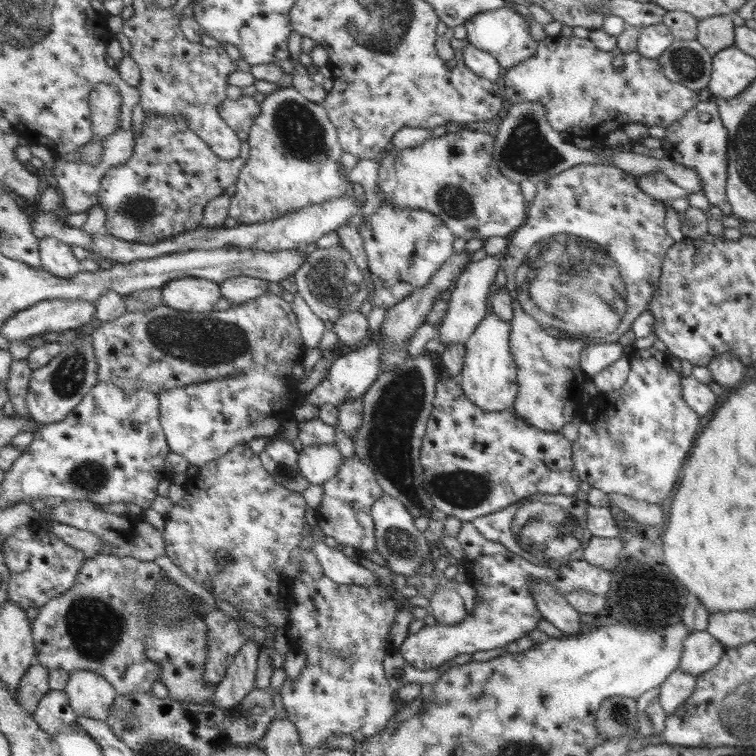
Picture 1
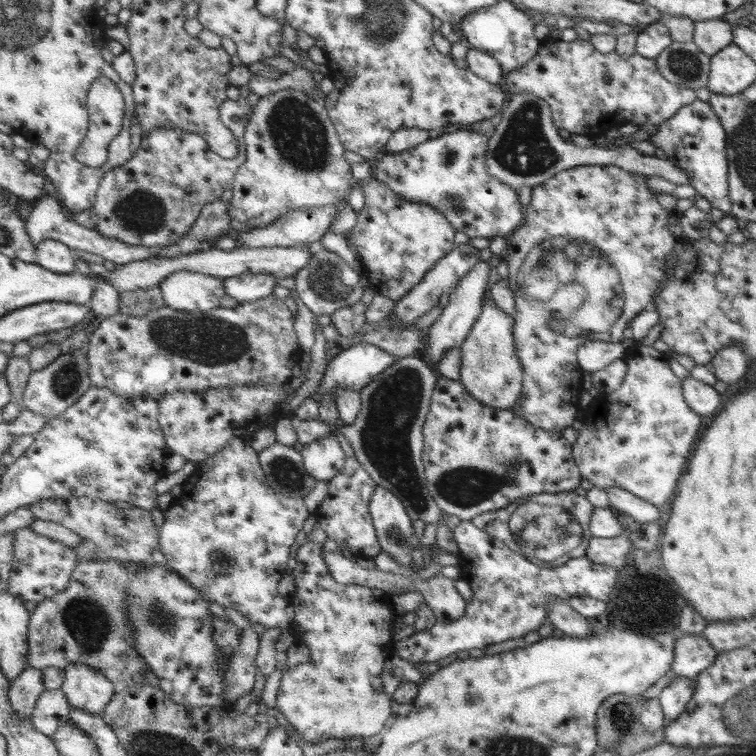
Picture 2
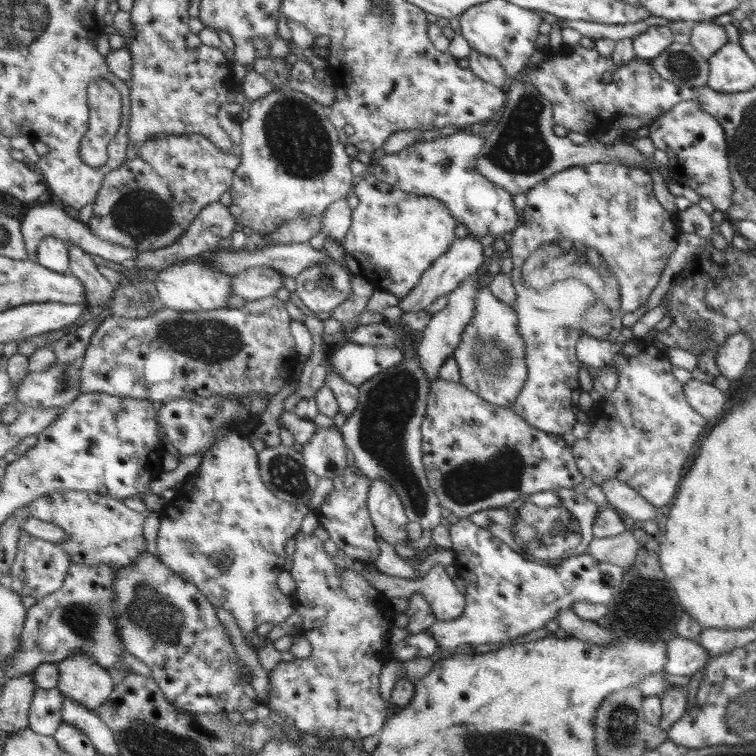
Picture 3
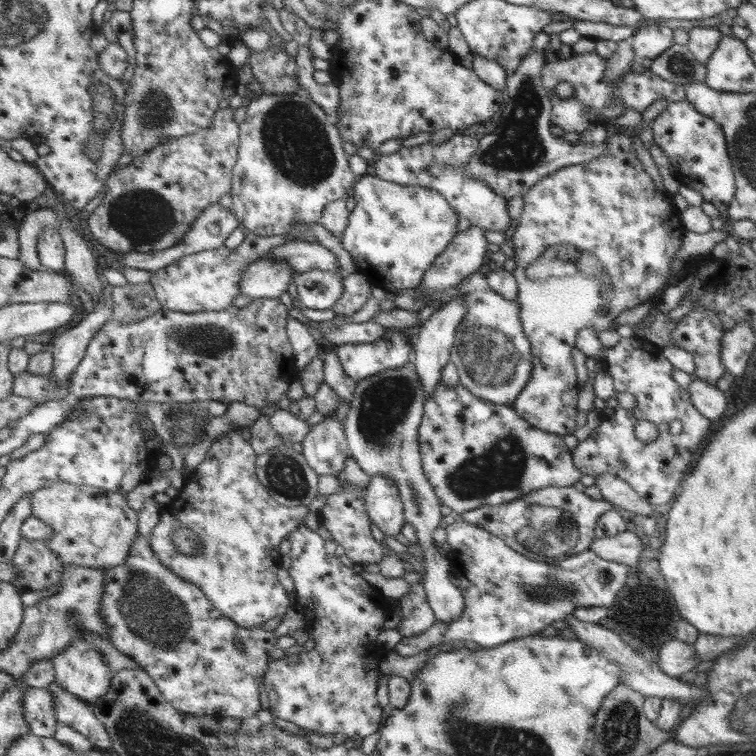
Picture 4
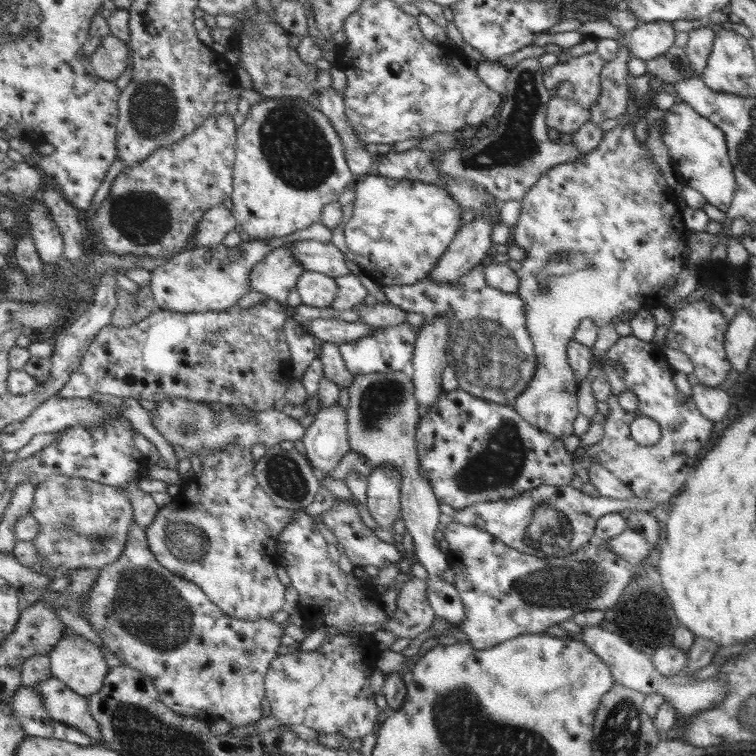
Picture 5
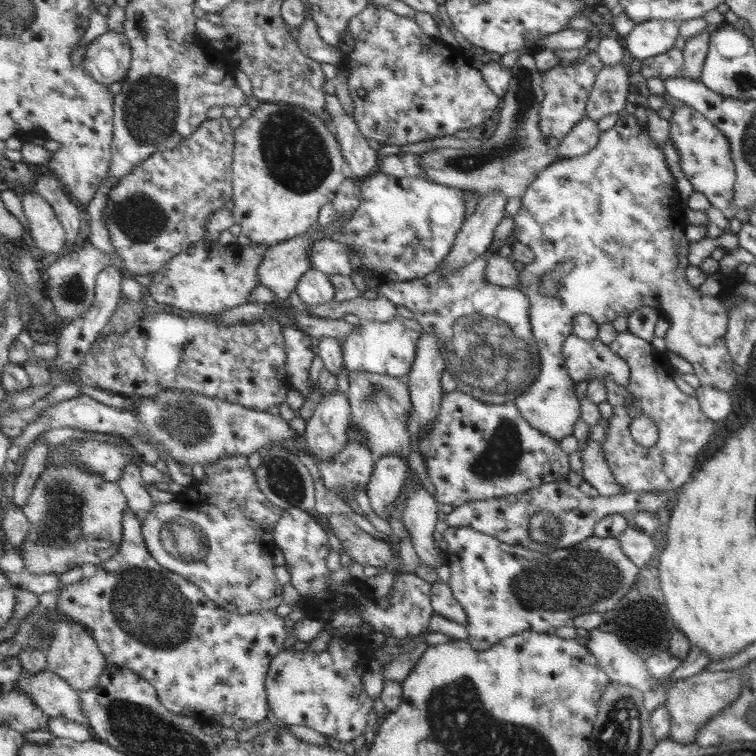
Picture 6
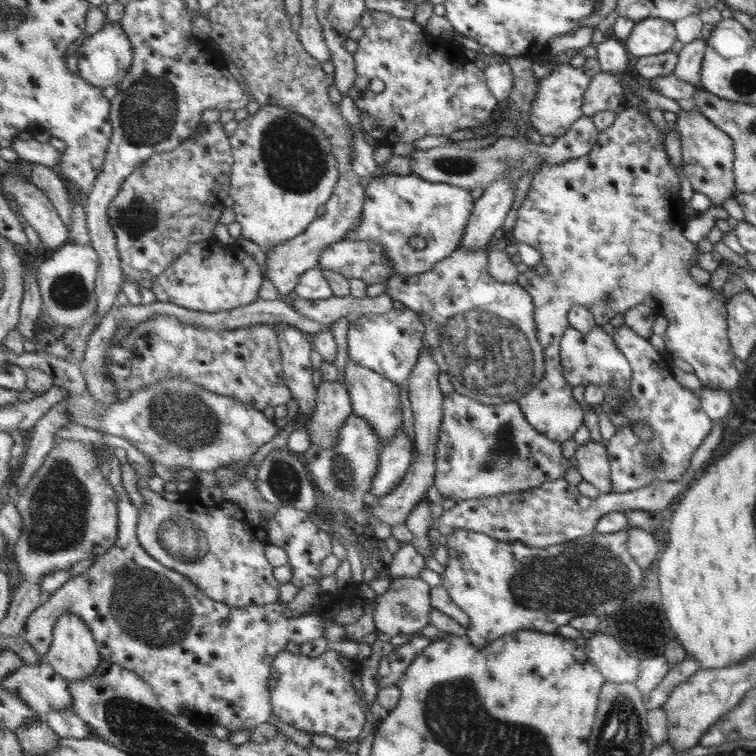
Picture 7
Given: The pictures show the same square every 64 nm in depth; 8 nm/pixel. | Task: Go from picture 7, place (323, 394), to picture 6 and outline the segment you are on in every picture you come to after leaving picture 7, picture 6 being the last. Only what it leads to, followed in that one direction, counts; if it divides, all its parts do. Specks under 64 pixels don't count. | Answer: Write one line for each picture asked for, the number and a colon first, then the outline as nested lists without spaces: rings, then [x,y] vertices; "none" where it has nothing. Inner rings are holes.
6: [[[341,390],[323,392],[321,402],[315,406],[315,414],[305,426],[307,454],[315,454],[319,460],[337,456],[349,444],[347,432],[353,422],[353,408],[349,396]]]

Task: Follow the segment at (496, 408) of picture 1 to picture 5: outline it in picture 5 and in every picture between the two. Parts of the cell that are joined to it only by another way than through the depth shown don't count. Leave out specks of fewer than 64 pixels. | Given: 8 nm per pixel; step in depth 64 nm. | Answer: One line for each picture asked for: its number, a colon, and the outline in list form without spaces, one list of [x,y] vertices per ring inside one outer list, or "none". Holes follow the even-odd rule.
2: [[[483,298],[481,306],[483,306],[481,316],[477,318],[473,332],[467,336],[465,344],[461,346],[461,354],[463,354],[461,382],[477,402],[497,410],[511,410],[511,406],[519,398],[519,392],[525,380],[525,370],[519,362],[515,338],[513,338],[515,320],[513,320],[513,314],[507,314],[505,310],[501,310],[491,298]]]
3: [[[479,284],[477,296],[477,314],[473,322],[465,328],[463,340],[459,350],[453,358],[461,366],[463,384],[475,392],[477,396],[485,396],[485,402],[501,408],[513,406],[515,398],[519,396],[525,380],[529,378],[529,368],[525,362],[525,340],[517,328],[517,312],[511,304],[499,300],[487,286]]]
4: [[[481,270],[465,278],[457,288],[449,288],[445,292],[437,288],[427,288],[423,284],[391,292],[395,296],[393,300],[395,306],[409,312],[421,312],[425,306],[439,306],[435,310],[439,312],[441,308],[453,304],[455,300],[463,300],[469,312],[459,326],[457,348],[455,356],[451,358],[451,362],[457,364],[459,368],[463,386],[477,398],[487,400],[491,404],[513,406],[513,402],[517,402],[519,392],[525,390],[525,384],[529,382],[533,364],[531,364],[531,342],[523,332],[523,324],[519,318],[519,302],[515,298],[505,298],[497,294],[487,284],[487,278]]]
5: [[[481,262],[459,280],[439,282],[435,276],[429,276],[417,284],[381,286],[381,290],[391,304],[405,312],[421,314],[423,326],[431,326],[439,318],[449,324],[449,364],[457,370],[461,390],[479,400],[513,408],[513,402],[525,392],[537,368],[533,340],[525,326],[525,302],[517,292],[501,292],[489,286]]]

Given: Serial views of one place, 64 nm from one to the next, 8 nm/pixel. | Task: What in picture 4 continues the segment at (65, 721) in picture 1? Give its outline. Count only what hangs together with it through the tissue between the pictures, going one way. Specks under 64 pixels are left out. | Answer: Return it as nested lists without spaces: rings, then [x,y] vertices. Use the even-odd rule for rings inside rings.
[[[27,688],[25,698],[25,720],[31,728],[29,734],[43,736],[43,738],[53,738],[57,734],[57,714],[55,714],[55,700],[53,692],[47,688]]]

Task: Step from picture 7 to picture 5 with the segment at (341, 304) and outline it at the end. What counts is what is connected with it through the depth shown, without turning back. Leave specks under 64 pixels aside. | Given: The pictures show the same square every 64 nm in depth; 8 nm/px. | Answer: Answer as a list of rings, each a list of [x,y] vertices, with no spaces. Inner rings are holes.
[[[389,300],[375,302],[373,306],[367,306],[365,302],[361,302],[351,310],[359,316],[363,324],[371,324],[371,326],[397,326],[405,322],[405,310],[391,304]]]

